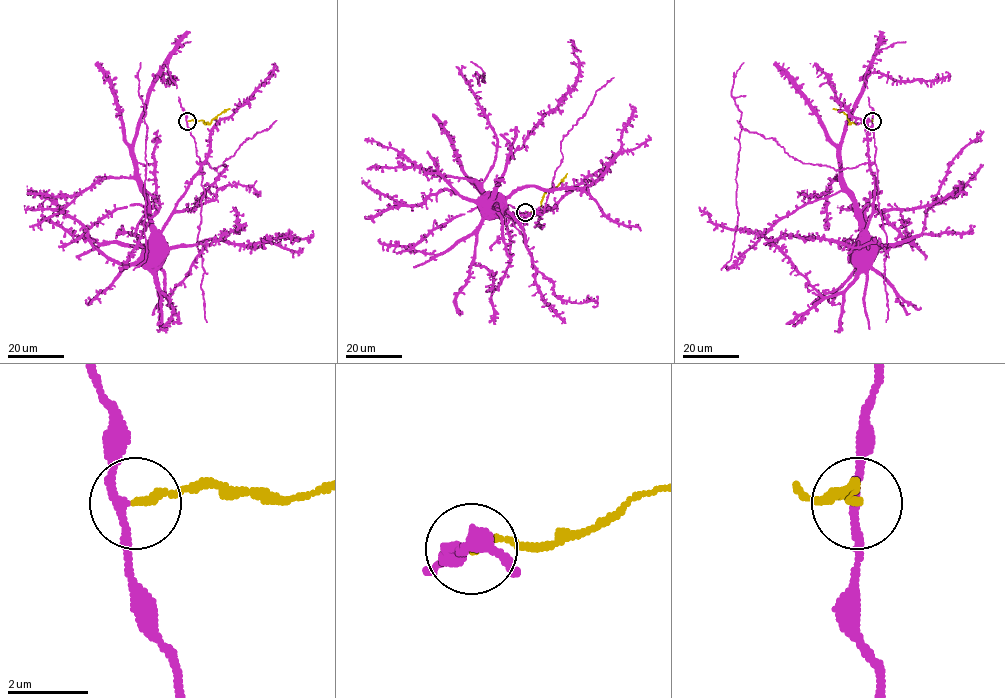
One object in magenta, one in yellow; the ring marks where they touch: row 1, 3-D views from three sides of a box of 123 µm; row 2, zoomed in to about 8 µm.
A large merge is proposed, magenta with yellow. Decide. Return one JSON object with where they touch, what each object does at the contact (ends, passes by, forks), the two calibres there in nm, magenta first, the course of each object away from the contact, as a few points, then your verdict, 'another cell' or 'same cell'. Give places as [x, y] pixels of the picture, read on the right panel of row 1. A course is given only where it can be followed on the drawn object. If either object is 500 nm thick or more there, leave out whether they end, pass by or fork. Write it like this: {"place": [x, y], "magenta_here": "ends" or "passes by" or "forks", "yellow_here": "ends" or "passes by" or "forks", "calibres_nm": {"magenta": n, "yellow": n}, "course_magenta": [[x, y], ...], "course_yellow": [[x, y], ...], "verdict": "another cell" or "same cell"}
{"place": [872, 121], "magenta_here": "passes by", "yellow_here": "ends", "calibres_nm": {"magenta": 200, "yellow": 200}, "course_magenta": [[872, 121], [876, 156], [871, 166], [874, 178], [873, 213], [857, 242], [857, 253]], "course_yellow": [[872, 121], [851, 123], [845, 113], [833, 109]], "verdict": "another cell"}

